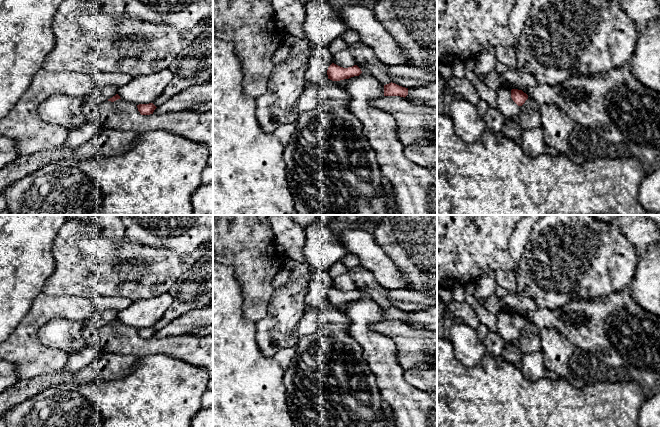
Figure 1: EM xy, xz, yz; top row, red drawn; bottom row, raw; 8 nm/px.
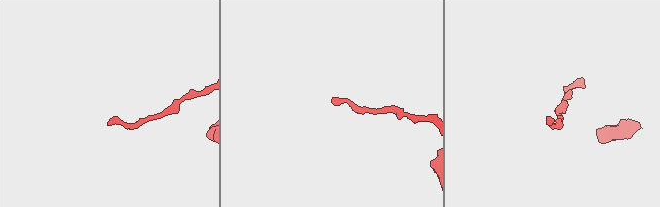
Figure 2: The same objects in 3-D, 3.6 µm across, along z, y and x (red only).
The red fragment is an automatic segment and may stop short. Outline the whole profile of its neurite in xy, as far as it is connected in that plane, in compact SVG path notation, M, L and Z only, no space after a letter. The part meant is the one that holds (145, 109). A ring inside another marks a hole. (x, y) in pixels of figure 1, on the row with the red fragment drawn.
M153 103L149 104L139 104L137 105L138 111L141 115L153 114L154 110L157 108Z

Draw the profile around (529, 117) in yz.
M528 97L525 103L520 106L519 121L522 130L541 127L540 105Z

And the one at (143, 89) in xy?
M168 68L156 73L133 77L126 85L118 87L118 95L121 99L133 103L153 103L161 96L172 79L172 73Z

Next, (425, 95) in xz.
M437 80L408 89L405 98L415 105L437 107Z

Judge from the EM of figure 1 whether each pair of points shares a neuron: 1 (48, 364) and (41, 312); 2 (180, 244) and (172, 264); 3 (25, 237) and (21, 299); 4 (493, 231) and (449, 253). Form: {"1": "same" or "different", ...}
{"1": "same", "2": "different", "3": "same", "4": "same"}

